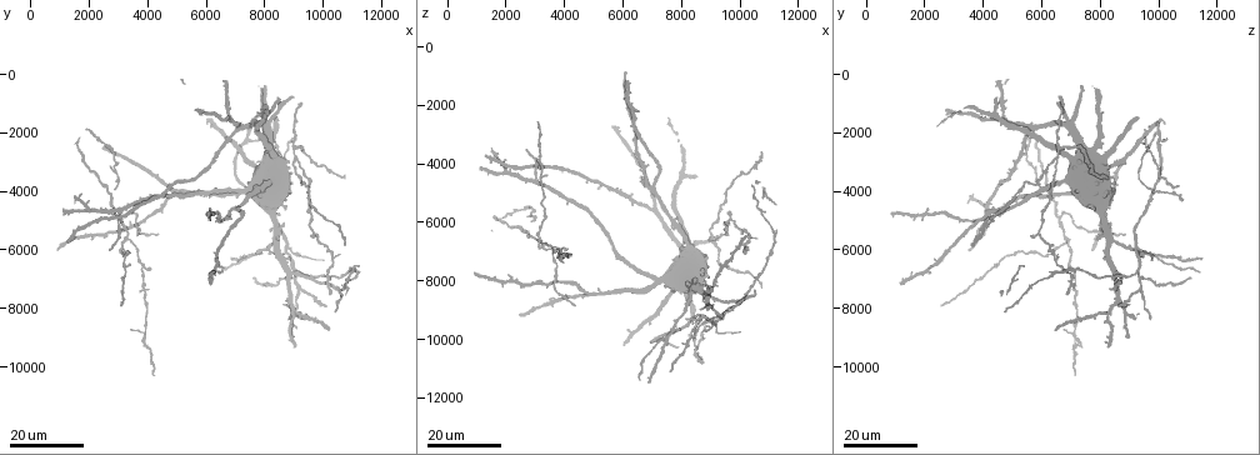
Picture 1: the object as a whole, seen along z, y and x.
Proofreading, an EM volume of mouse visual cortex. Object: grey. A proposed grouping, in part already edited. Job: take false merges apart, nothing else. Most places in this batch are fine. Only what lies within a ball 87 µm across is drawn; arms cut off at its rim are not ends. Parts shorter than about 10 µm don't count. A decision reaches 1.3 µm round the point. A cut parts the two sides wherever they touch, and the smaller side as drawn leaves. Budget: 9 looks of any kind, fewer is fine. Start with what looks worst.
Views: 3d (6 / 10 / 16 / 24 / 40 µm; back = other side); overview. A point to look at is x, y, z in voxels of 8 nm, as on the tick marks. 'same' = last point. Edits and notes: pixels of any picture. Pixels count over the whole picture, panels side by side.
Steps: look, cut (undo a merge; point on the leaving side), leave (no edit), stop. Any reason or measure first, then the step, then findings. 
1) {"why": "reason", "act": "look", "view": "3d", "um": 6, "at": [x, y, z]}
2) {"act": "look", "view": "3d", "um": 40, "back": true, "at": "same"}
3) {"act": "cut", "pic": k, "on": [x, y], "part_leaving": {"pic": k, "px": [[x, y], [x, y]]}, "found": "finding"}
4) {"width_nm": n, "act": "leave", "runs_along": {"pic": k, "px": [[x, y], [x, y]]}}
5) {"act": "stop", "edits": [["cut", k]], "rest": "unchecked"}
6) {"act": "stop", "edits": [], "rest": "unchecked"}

{"why": "looks like a crossing", "act": "look", "view": "3d", "um": 24, "at": [3300, 5600, 6900]}

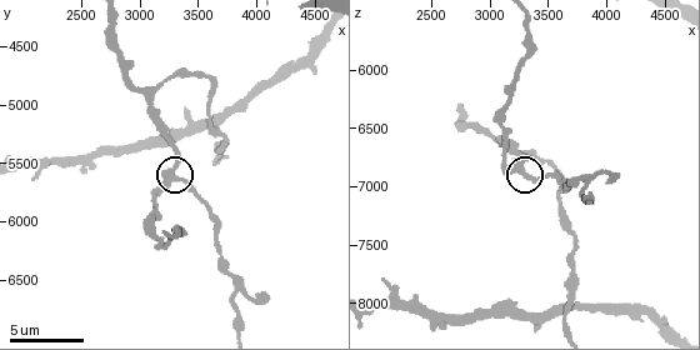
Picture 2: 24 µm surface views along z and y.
{"act": "look", "view": "3d", "um": 10, "at": [3280, 5640, 6860]}

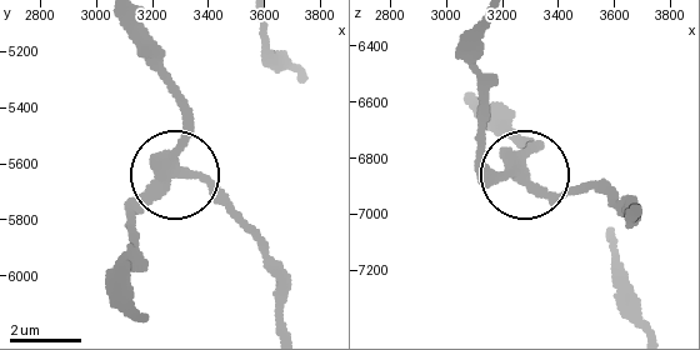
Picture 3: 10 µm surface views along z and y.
{"side_arm_um": 43, "act": "leave", "found": "continuous, no second neuron"}

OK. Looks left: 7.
{"why": "four arms meet", "act": "look", "view": "3d", "um": 16, "at": [8800, 5900, 9200]}

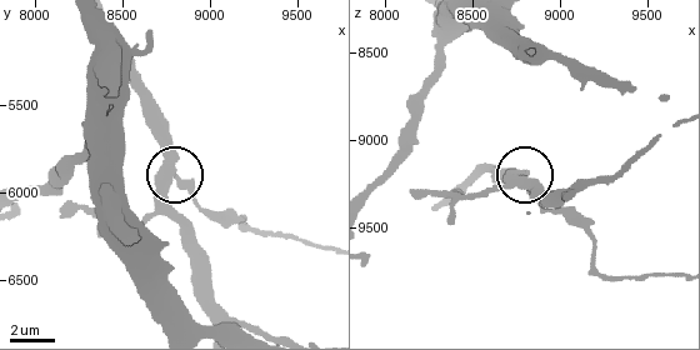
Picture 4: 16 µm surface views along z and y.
{"act": "look", "view": "3d", "um": 10, "at": "same"}

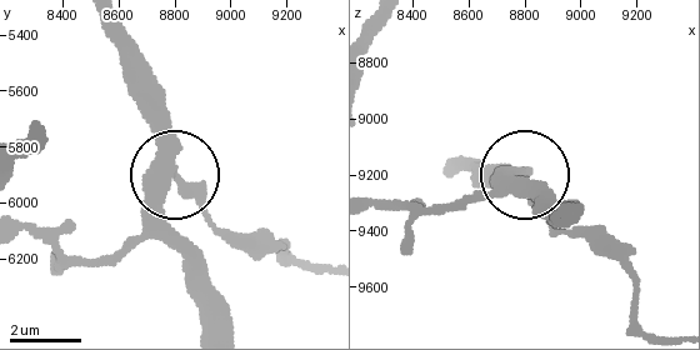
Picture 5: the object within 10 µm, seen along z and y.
{"width_nm": 420, "act": "cut", "pic": 5, "on": [205, 193], "part_leaving": {"pic": 5, "px": [[166, 163], [220, 228], [310, 264]]}, "found": "a second neuron is stuck on"}

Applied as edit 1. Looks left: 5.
{"act": "look", "view": "overview"}

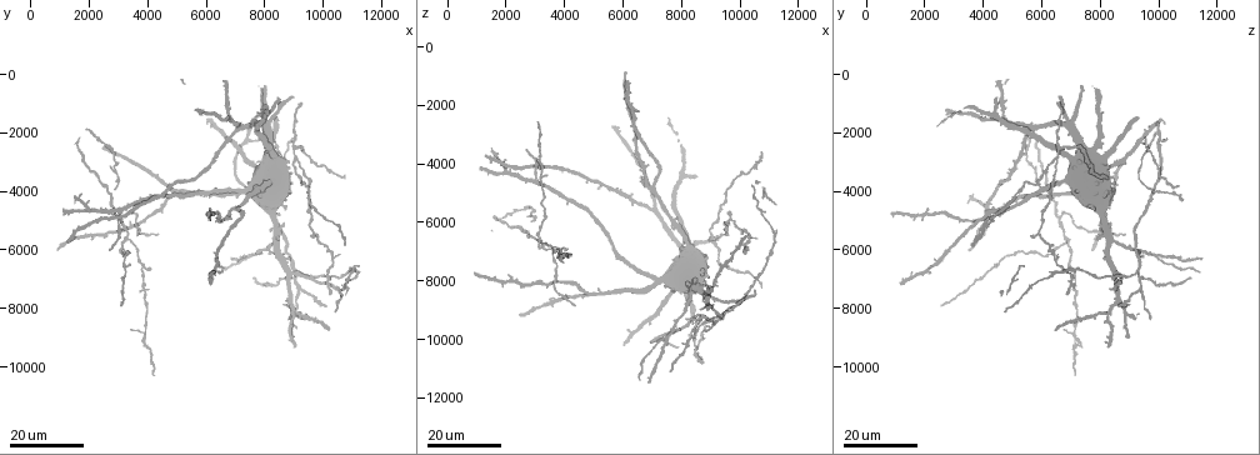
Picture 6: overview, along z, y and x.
{"why": "arms part here", "act": "look", "view": "3d", "um": 16, "at": [7500, 6200, 10000]}

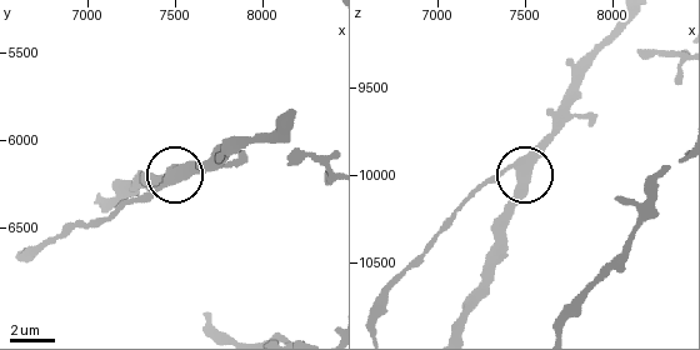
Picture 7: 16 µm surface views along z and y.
{"act": "look", "view": "3d", "um": 6, "at": [7440, 6260, 9960]}

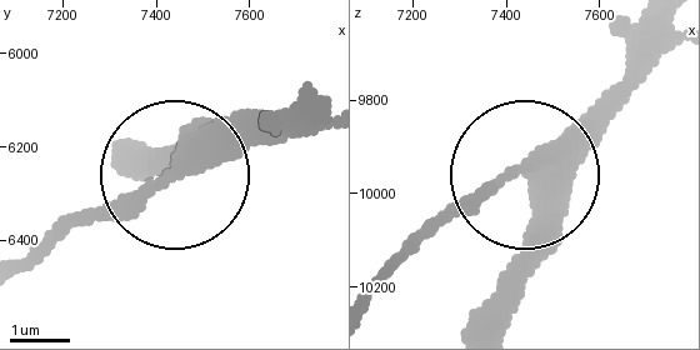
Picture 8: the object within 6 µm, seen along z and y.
{"width_nm": 300, "act": "leave", "runs_along": {"pic": 8, "px": [[669, 23], [534, 156], [534, 261], [509, 321]]}, "found": "all the same neuron"}

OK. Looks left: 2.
{"why": "branch point", "act": "look", "view": "3d", "um": 24, "at": [3000, 4800, 4600]}

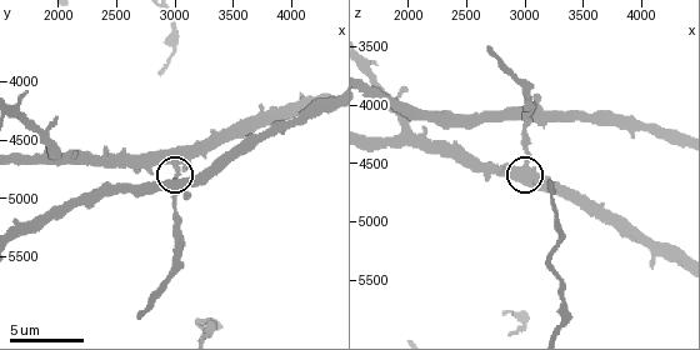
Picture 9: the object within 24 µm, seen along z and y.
{"act": "look", "view": "3d", "um": 10, "at": [2980, 4720, 4520]}

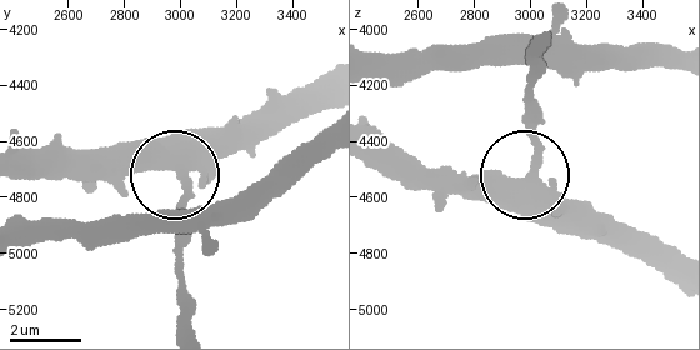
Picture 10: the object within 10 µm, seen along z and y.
{"side_arm_um": 14, "arms": 3, "act": "leave", "found": "continuous, no second neuron"}

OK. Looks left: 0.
{"act": "stop", "edits": [["cut", 5]], "rest": "unchecked"}

